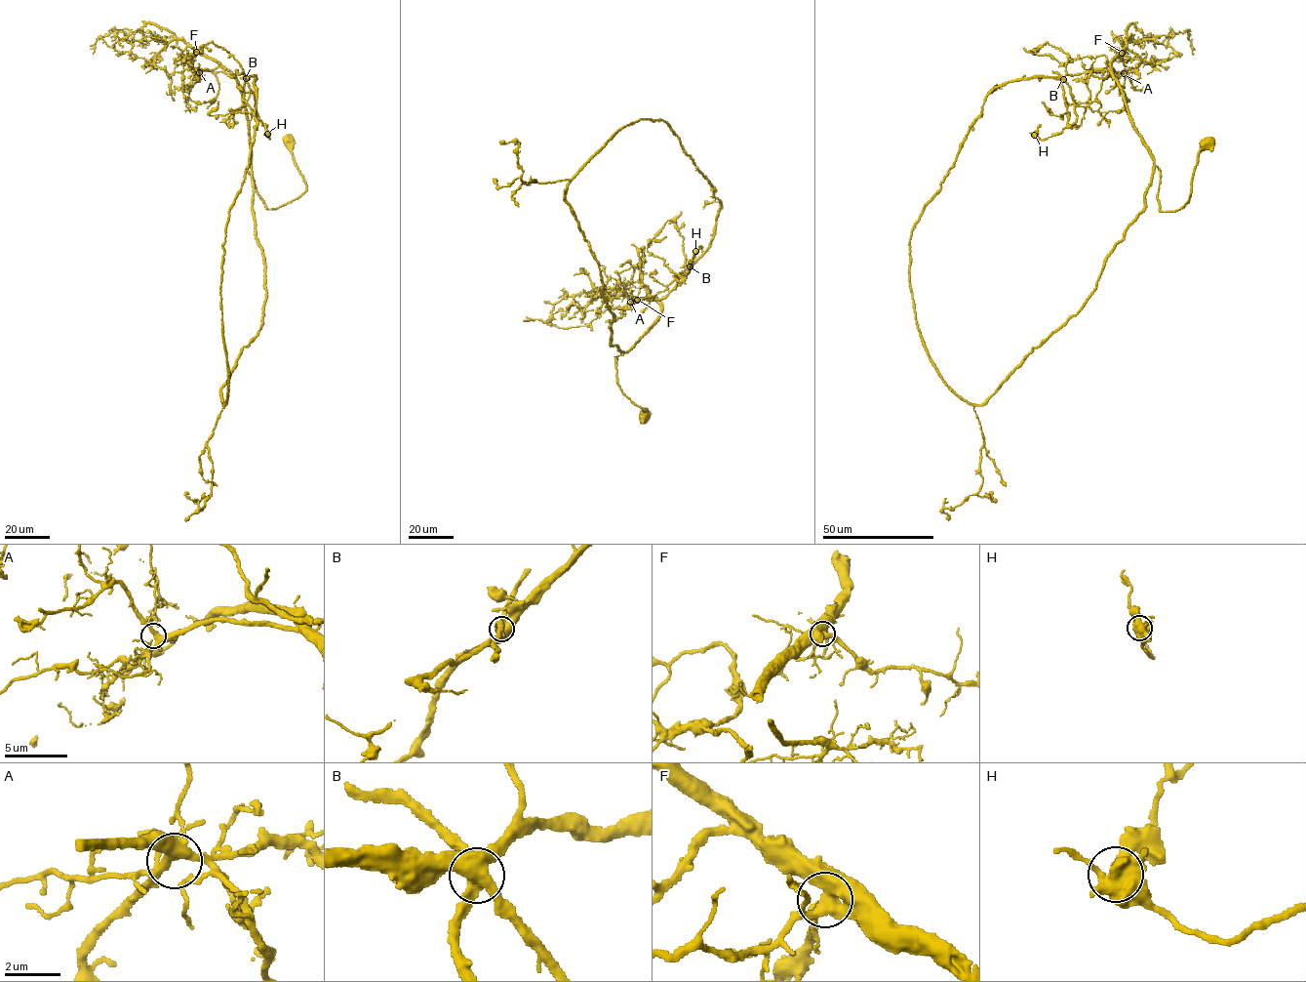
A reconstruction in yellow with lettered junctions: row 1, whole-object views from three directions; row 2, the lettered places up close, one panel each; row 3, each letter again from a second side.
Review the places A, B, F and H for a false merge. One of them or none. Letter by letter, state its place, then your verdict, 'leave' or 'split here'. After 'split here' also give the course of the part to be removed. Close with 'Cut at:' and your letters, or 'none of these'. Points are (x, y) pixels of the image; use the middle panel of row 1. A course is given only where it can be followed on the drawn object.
A: (630, 302) | leave
B: (690, 266) | split here
F: (637, 300) | leave
H: (695, 251) | leave
Cut at: B

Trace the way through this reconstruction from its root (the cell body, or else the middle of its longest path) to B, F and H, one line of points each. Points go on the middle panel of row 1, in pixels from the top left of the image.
B: (643, 416), (615, 357), (662, 310), (617, 275), (632, 265), (631, 282), (661, 300), (690, 266)
F: (643, 416), (647, 409), (631, 400), (617, 383), (615, 357), (631, 349), (662, 310), (654, 299), (637, 300)
H: (643, 416), (615, 357), (662, 310), (617, 275), (632, 265), (631, 282), (661, 300), (695, 251)

